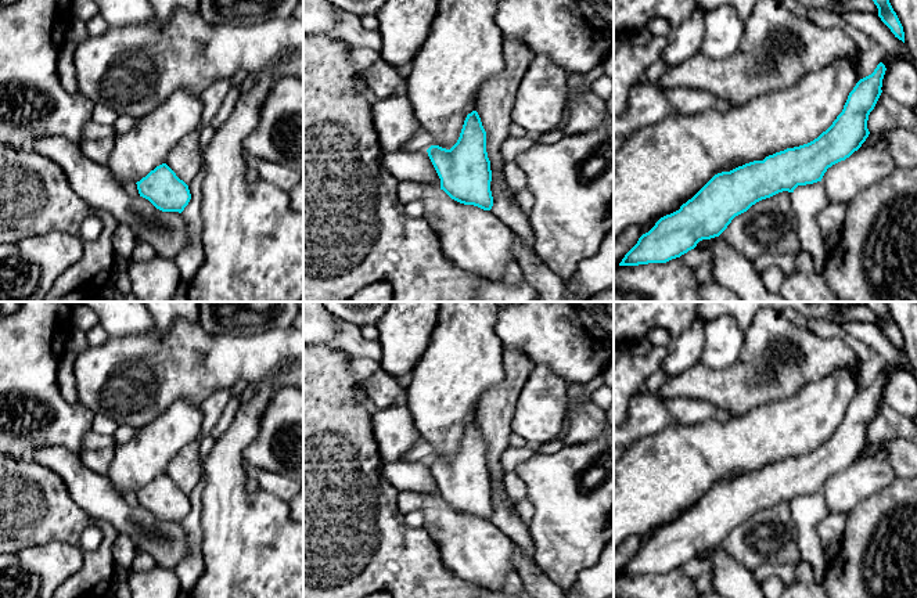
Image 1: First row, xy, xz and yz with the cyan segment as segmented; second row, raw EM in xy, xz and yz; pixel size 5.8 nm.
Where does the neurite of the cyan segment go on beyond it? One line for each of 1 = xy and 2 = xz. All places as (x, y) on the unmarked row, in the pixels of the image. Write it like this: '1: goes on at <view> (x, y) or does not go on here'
1: goes on at xy (135, 464)
2: goes on at xz (464, 359)

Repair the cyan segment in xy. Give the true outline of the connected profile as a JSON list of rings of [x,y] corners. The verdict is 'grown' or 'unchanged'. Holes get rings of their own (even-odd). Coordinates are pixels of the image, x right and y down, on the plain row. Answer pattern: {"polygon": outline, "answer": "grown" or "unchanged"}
{"polygon": [[[177,400],[132,440],[115,447],[107,475],[115,490],[136,493],[140,507],[157,519],[181,523],[191,504],[166,475],[166,466],[183,447],[198,440],[202,421],[199,403]]], "answer": "grown"}

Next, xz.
{"polygon": [[[439,302],[440,310],[438,313],[438,323],[432,331],[429,345],[424,352],[422,357],[417,363],[411,374],[411,381],[407,385],[406,390],[406,406],[413,415],[414,425],[420,432],[421,440],[428,442],[434,447],[434,454],[427,460],[428,466],[440,489],[440,500],[443,500],[452,509],[464,514],[474,515],[483,520],[490,520],[493,516],[493,507],[490,501],[492,480],[490,471],[486,462],[486,442],[482,436],[481,428],[475,421],[475,411],[478,407],[479,399],[493,386],[499,385],[504,379],[504,367],[503,367],[503,350],[504,346],[500,338],[495,332],[495,324],[499,314],[499,307],[495,302]]], "answer": "grown"}

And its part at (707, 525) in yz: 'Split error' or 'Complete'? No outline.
Split error

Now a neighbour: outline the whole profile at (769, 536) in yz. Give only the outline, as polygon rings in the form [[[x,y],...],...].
[[[783,501],[736,526],[719,545],[749,570],[760,565],[787,565],[801,561],[792,502]]]

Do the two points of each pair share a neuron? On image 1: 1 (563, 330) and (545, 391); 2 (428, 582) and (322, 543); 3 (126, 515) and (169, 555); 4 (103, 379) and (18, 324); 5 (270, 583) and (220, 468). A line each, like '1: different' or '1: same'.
1: different
2: same
3: same
4: different
5: same

